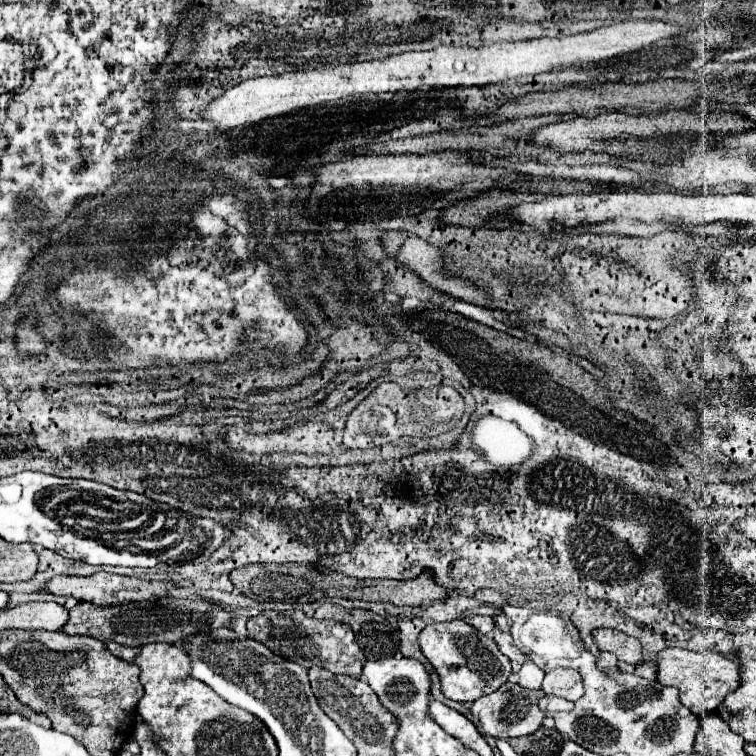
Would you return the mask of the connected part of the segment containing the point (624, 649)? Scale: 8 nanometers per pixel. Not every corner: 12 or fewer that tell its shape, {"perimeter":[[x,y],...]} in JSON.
{"perimeter":[[599,629],[595,641],[601,651],[619,661],[645,661],[643,645],[621,631]]}

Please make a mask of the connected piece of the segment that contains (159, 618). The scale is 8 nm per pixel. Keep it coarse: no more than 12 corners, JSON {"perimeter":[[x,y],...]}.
{"perimeter":[[207,601],[69,609],[67,635],[137,647],[231,627]]}

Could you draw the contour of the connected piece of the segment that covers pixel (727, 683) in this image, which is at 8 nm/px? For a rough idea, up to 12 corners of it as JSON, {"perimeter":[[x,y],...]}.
{"perimeter":[[665,649],[657,679],[695,715],[741,685],[741,665],[713,651]]}

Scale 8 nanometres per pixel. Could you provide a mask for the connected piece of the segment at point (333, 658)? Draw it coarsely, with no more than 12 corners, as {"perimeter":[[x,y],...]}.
{"perimeter":[[263,611],[247,635],[287,661],[357,677],[349,625]]}

